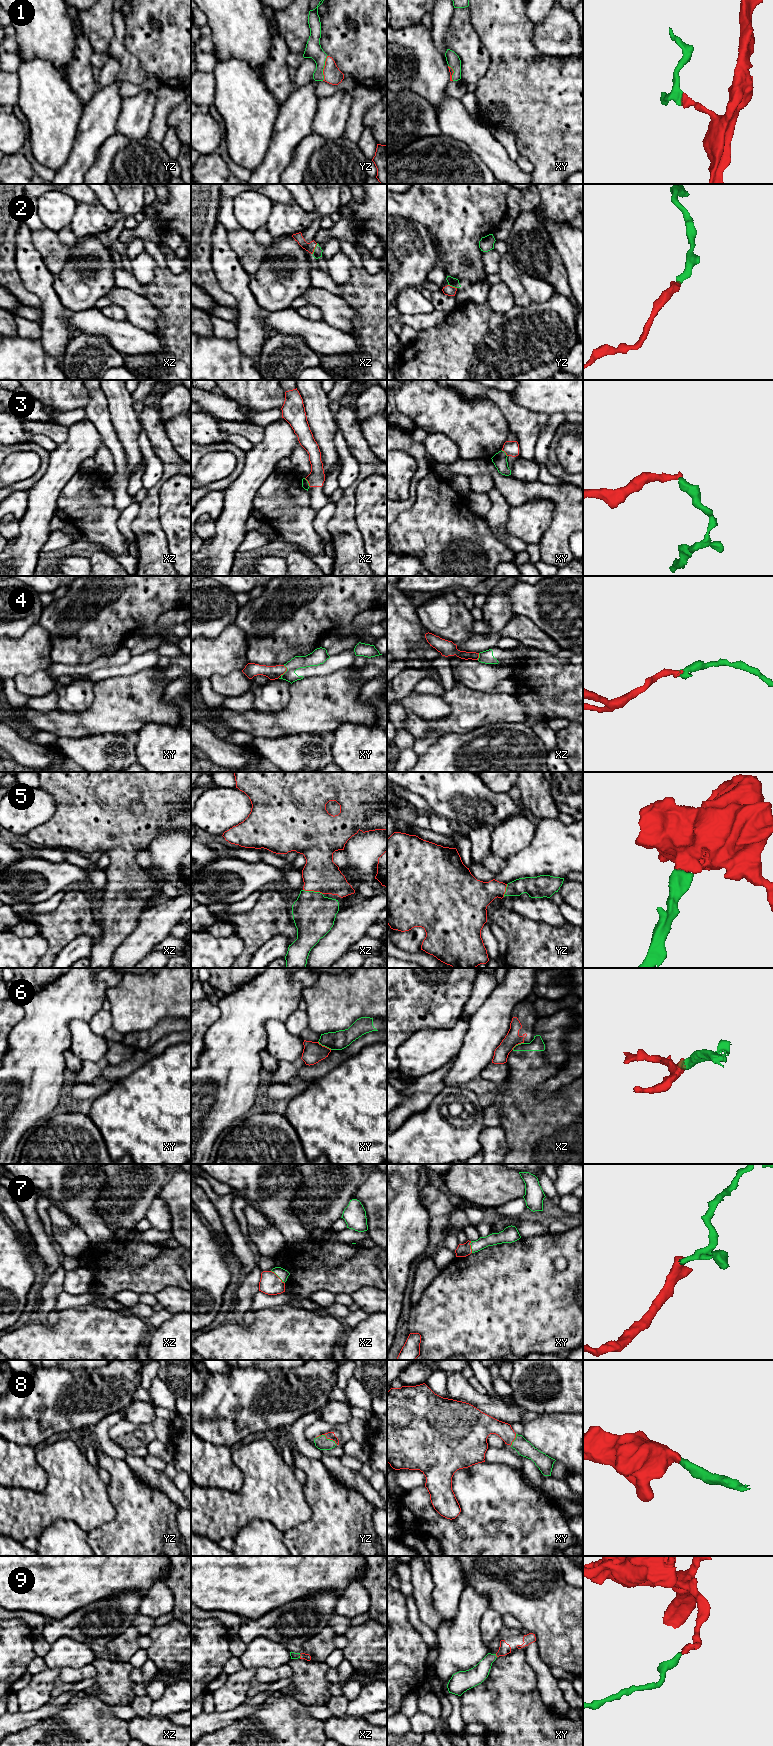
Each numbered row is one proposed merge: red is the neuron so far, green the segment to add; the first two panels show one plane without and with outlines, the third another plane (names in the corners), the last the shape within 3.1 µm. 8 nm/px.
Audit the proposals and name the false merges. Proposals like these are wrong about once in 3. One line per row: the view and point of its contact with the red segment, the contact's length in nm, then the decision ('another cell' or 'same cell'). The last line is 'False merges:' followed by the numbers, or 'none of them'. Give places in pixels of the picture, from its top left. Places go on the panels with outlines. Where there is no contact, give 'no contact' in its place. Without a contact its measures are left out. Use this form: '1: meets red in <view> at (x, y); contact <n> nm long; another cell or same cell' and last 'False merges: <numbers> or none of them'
1: meets red in yz at (324, 68); contact 220 nm long; same cell
2: meets red in xz at (314, 248); contact 100 nm long; same cell
3: meets red in xz at (308, 482); contact 90 nm long; another cell
4: meets red in xy at (285, 671); contact 90 nm long; same cell
5: meets red in xz at (313, 890); contact 170 nm long; same cell
6: meets red in xy at (324, 1046); contact 130 nm long; another cell
7: meets red in xz at (278, 1277); contact 160 nm long; same cell
8: meets red in yz at (327, 1438); contact 190 nm long; same cell
9: meets red in xz at (300, 1656); contact 30 nm long; same cell
False merges: 3, 6

